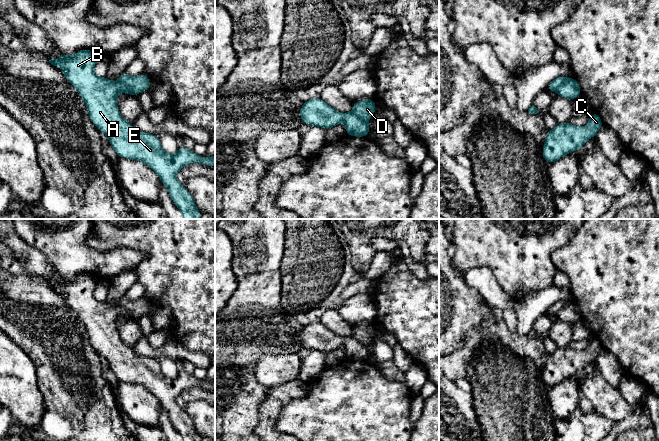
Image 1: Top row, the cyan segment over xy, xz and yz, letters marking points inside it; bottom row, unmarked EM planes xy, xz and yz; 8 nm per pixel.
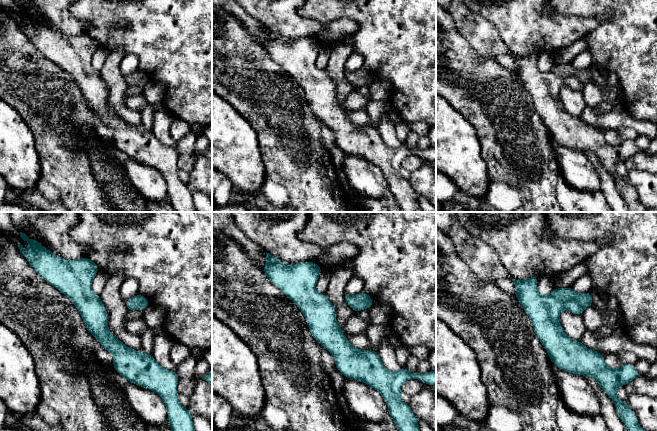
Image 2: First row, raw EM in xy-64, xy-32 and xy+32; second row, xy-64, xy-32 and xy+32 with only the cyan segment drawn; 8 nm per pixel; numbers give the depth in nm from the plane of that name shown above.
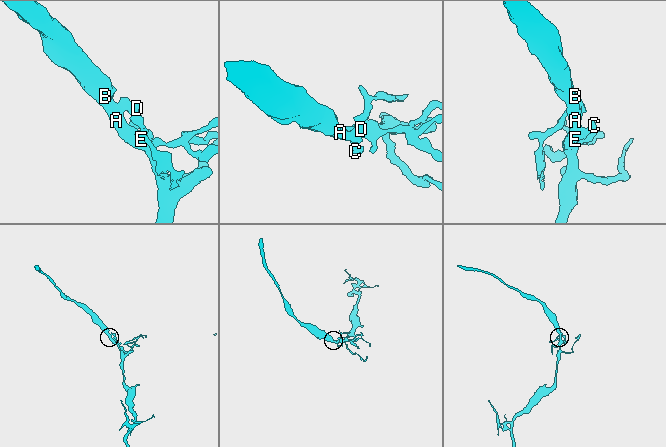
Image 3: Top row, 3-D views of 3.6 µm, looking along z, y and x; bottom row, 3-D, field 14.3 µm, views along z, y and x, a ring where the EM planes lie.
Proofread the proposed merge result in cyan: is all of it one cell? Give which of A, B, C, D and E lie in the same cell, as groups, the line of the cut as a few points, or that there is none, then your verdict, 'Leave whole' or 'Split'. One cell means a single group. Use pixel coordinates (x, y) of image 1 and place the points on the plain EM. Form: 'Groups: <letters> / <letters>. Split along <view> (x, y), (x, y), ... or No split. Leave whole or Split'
Groups: A B C E / D. Split along xy (118, 305), (125, 308), (134, 318). Split

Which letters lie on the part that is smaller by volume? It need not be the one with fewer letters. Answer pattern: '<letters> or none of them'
D

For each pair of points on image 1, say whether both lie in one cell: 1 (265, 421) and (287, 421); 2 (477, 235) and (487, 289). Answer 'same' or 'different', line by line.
1: different
2: different

